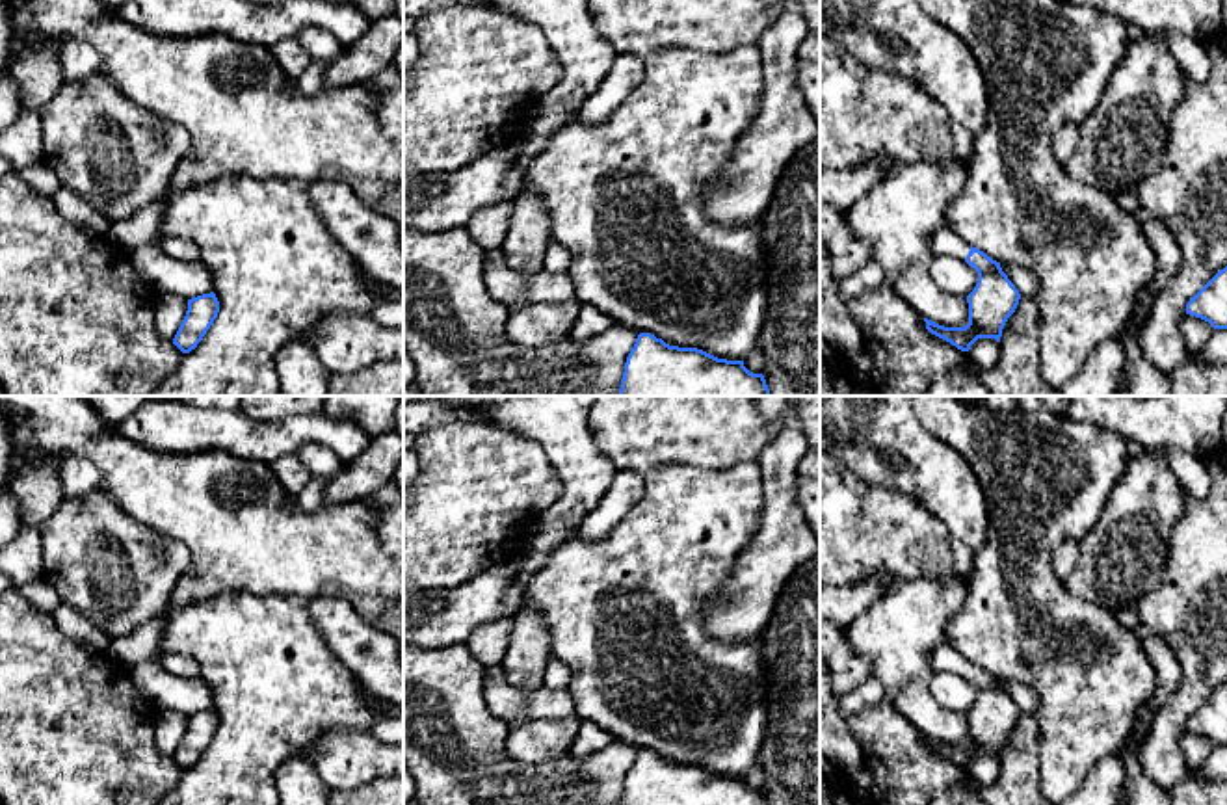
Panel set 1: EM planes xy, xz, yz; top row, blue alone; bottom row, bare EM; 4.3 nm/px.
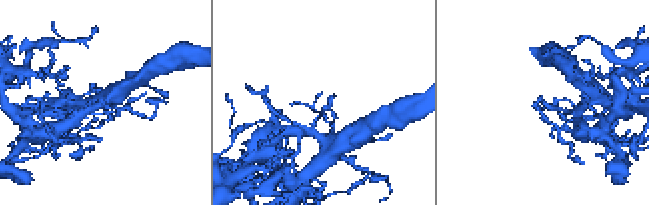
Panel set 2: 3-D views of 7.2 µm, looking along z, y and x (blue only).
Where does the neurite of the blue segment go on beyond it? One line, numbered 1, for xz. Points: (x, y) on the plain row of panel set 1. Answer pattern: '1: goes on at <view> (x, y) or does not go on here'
1: does not go on here

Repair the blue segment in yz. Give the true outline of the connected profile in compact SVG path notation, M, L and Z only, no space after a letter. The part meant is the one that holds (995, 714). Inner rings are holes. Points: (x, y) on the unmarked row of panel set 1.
M948 643L933 651L931 669L933 673L965 677L978 688L978 699L967 712L969 740L965 744L944 744L924 734L926 746L961 768L969 768L978 755L1000 759L1002 746L1021 716L1019 706L1002 688L1000 679L965 660Z

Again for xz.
M640 749L630 766L621 805L768 805L744 777L718 775L697 764L669 762Z

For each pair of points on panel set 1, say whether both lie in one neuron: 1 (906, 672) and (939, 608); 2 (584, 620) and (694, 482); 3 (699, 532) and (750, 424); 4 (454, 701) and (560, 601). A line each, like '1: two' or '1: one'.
1: one
2: one
3: two
4: two

